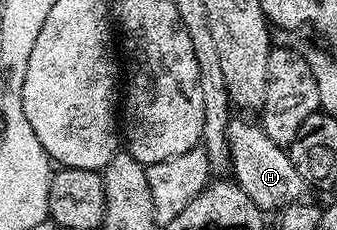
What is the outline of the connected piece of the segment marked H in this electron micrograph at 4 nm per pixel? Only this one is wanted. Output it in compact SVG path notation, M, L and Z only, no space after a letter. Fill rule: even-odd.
M231 117L227 121L227 144L231 149L229 167L232 172L235 170L234 182L239 184L249 201L253 201L253 205L257 205L264 213L300 202L304 198L305 184L301 173L293 169L290 154L273 141L269 141L258 122L250 123L247 120L250 118L241 118L245 119Z

